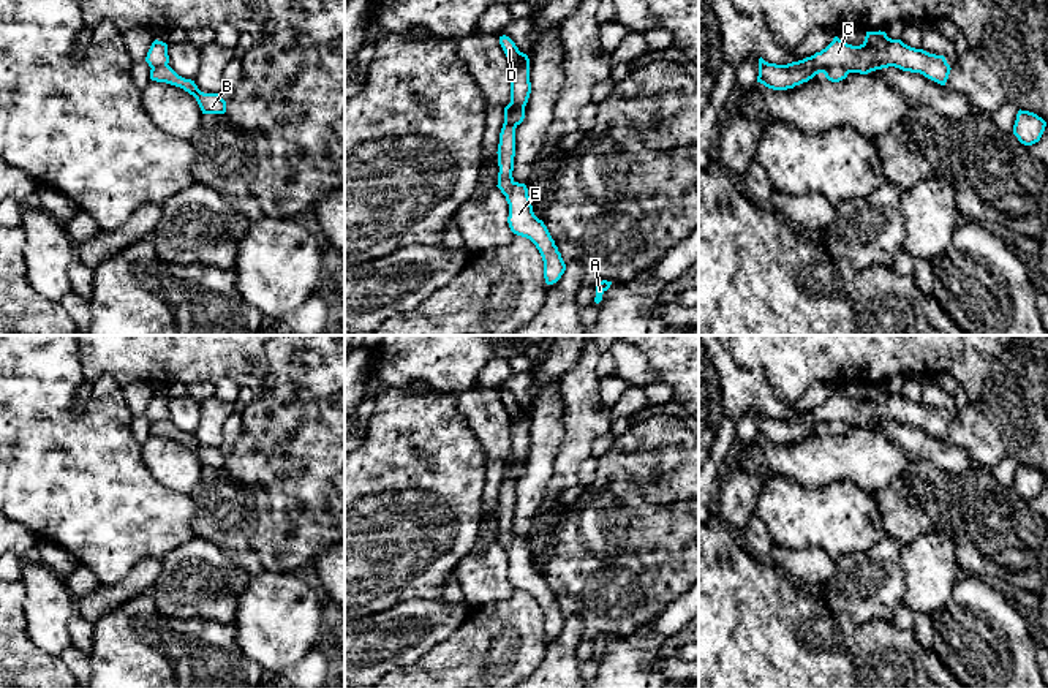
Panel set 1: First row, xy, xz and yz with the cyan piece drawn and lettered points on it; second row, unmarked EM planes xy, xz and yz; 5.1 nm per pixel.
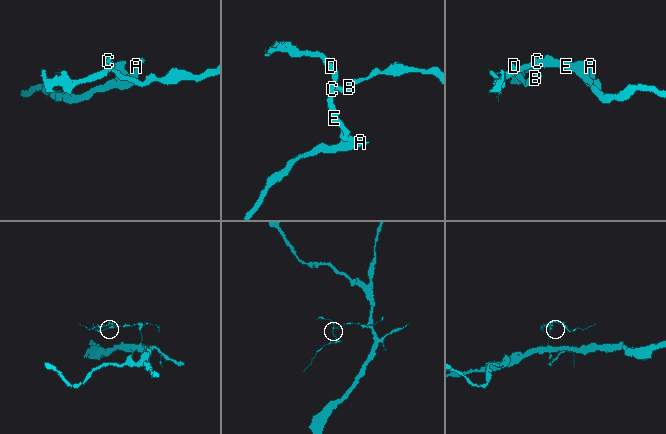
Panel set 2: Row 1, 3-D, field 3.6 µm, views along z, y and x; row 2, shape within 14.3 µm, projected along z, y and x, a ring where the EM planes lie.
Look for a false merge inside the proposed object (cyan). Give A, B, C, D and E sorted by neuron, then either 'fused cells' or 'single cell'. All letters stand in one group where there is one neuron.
A C D E / B | fused cells

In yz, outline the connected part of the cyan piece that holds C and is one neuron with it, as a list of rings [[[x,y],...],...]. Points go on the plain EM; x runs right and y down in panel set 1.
[[[879,384],[866,386],[860,400],[847,399],[835,391],[820,406],[787,419],[768,418],[760,411],[757,437],[773,444],[787,444],[808,437],[831,421],[843,421],[849,427],[860,429],[895,421],[920,427],[941,440],[945,440],[952,424],[944,410],[910,402]]]

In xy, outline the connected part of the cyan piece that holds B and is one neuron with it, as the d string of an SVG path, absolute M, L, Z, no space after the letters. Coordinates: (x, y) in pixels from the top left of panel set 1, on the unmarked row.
M169 419L150 424L150 433L156 437L166 437L183 443L193 449L202 465L202 468L224 468L226 456L220 448L204 448L198 443L194 435L179 430Z

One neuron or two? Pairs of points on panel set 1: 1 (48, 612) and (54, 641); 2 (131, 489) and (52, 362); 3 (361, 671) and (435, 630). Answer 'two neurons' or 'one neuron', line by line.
1: one neuron
2: one neuron
3: one neuron

